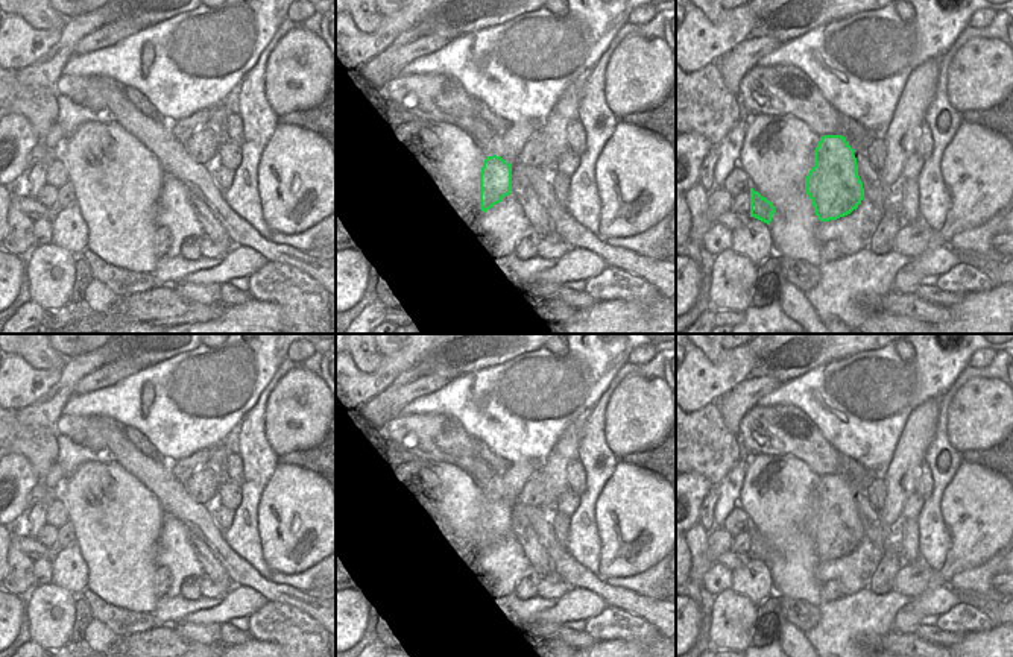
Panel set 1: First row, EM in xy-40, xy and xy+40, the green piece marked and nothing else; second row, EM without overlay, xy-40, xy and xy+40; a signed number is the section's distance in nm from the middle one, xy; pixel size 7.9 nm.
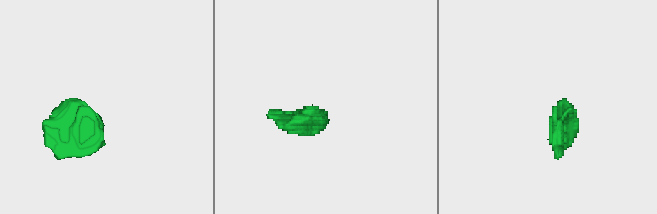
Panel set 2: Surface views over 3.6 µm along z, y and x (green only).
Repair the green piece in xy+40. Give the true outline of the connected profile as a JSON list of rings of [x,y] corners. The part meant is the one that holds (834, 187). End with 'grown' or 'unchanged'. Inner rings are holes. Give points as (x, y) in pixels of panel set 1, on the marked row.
[[[823,135],[814,150],[814,167],[805,191],[820,222],[850,214],[864,199],[854,149],[841,135]]] | unchanged

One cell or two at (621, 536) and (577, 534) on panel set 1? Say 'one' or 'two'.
two

